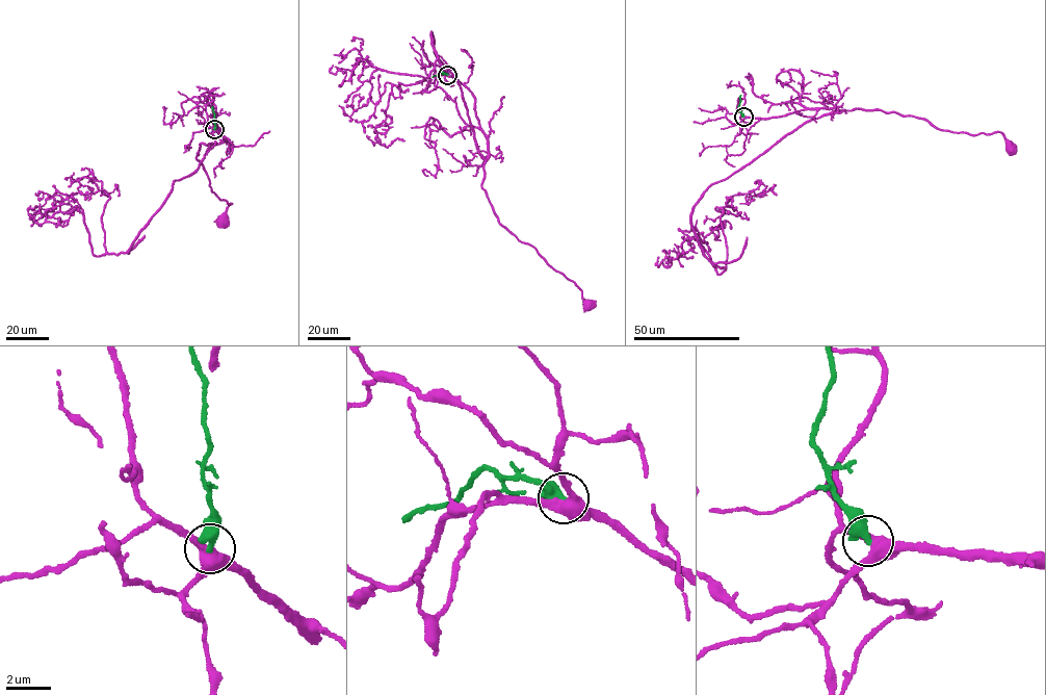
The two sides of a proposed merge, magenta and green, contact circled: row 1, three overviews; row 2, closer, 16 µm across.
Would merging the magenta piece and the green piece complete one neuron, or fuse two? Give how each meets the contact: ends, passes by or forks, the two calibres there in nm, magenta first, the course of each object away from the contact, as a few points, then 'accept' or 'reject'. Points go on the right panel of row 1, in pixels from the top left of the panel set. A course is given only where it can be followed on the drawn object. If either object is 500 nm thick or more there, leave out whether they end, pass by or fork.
440/500 nm | magenta via (743, 117), (770, 118), (820, 108), (881, 110), (922, 118), (939, 128), (955, 132), (1001, 132), (1011, 147) | green via (743, 117), (738, 108), (740, 95) | reject

